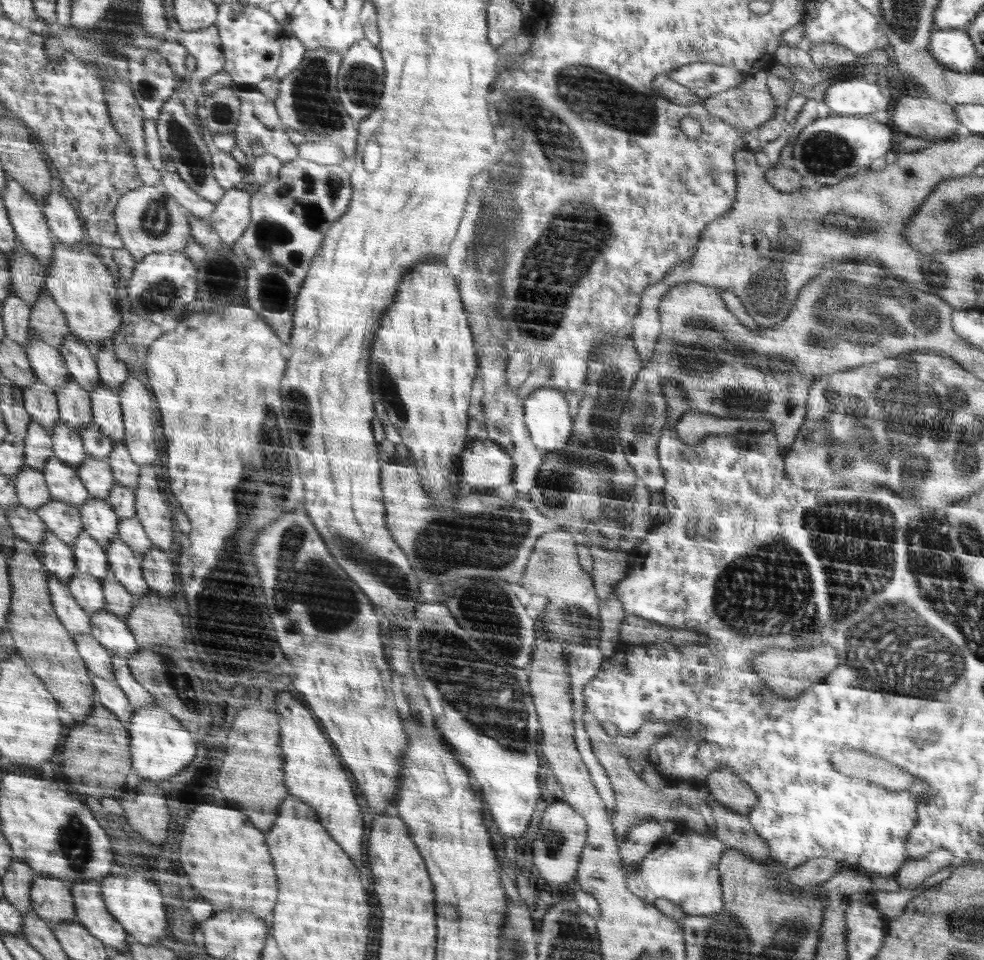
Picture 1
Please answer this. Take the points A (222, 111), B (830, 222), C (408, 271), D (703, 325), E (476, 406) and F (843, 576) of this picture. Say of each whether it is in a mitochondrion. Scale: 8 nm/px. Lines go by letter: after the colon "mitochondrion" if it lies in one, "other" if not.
A: mitochondrion
B: mitochondrion
C: other
D: other
E: other
F: mitochondrion

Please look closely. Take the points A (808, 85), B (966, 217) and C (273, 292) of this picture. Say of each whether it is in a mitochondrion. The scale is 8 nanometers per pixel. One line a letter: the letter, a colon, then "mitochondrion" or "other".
A: other
B: mitochondrion
C: mitochondrion

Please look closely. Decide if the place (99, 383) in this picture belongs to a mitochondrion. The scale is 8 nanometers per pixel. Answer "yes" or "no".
no

